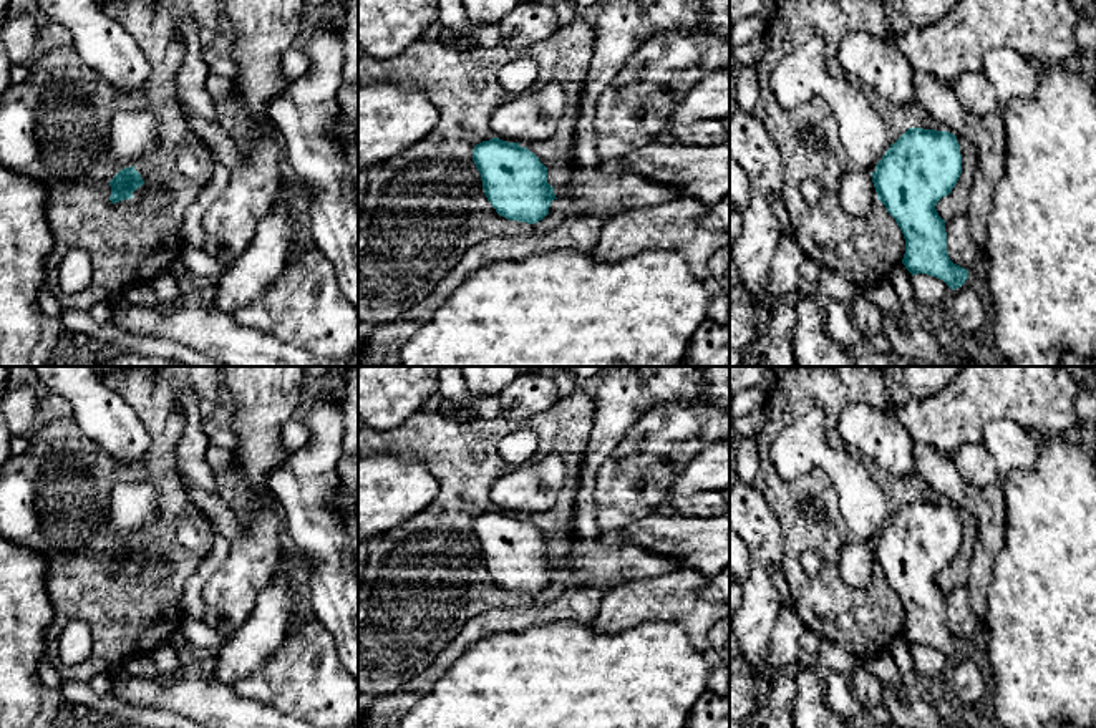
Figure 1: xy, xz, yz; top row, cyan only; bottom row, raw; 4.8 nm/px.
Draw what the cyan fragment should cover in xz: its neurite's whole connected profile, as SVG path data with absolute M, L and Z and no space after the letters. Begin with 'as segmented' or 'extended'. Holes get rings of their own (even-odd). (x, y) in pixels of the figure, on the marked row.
extended; M499 138L473 149L483 189L496 212L509 221L536 224L549 214L554 199L569 197L579 214L605 214L628 207L662 206L678 192L638 174L604 174L575 166L562 187L547 182L547 167L519 143Z

